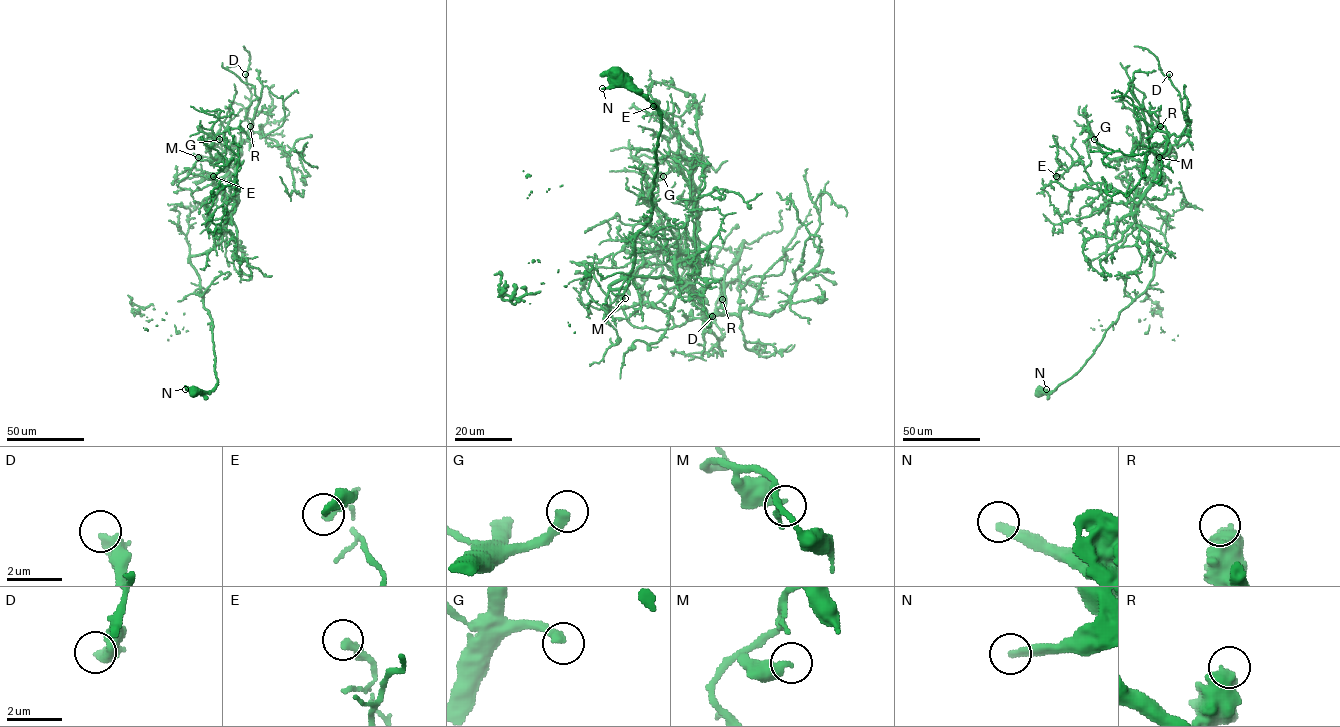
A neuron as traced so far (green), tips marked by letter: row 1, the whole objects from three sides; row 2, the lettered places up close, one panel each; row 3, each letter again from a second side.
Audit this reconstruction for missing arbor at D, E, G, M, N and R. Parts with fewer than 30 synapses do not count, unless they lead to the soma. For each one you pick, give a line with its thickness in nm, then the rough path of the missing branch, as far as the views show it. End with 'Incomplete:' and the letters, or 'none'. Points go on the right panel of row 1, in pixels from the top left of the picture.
G: Thickness 320 nm. Course of what is missing: (1094, 139), (1090, 141), (1080, 134), (1073, 140), (1057, 139), (1056, 142)
Incomplete: G

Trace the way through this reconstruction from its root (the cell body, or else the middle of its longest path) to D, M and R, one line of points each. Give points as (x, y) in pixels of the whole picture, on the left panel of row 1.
D: (194, 390), (217, 378), (190, 257), (226, 233), (237, 201), (245, 74)
M: (194, 390), (210, 392), (217, 378), (212, 320), (190, 257), (226, 233), (240, 148), (198, 157)
R: (194, 390), (210, 392), (217, 378), (212, 320), (190, 257), (226, 233), (250, 126)

